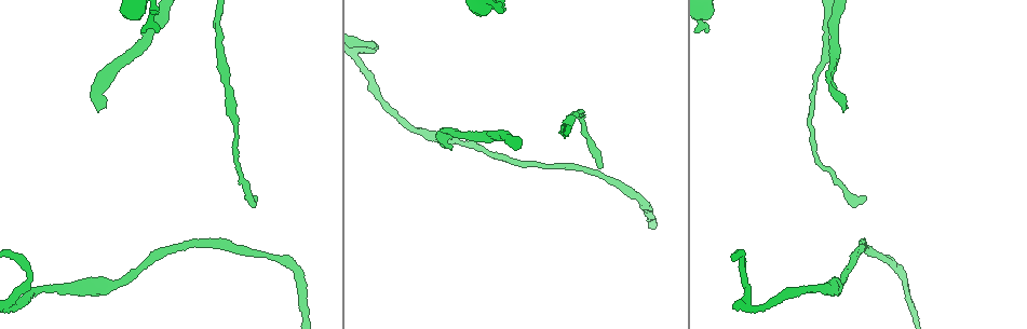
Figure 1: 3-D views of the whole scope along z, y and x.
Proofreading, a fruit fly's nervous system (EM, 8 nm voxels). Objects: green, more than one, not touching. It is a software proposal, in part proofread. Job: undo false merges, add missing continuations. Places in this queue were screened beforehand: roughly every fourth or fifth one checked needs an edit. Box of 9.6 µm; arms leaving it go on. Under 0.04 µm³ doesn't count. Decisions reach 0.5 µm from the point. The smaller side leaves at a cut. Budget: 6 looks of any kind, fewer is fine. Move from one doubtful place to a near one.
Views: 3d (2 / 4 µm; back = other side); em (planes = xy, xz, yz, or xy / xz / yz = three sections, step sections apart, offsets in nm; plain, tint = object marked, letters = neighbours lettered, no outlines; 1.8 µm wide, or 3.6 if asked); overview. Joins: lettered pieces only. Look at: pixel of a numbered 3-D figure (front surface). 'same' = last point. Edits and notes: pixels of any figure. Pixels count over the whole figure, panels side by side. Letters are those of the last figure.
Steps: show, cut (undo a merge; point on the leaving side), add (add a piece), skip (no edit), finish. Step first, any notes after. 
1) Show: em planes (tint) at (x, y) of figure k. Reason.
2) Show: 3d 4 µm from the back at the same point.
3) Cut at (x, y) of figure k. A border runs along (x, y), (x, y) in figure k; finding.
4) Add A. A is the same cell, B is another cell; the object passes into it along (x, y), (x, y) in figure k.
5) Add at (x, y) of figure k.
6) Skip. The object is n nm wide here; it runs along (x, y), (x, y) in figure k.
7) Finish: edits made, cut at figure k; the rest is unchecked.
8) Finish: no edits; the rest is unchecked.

Show: 3d 4 µm from the back at (373, 44) of figure 1. Abrupt turn.

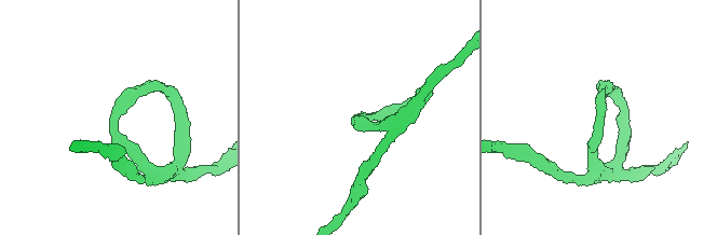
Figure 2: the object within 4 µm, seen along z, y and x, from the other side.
Show: em yz step 4 (tint) at (114, 124) of figure 2. The arms are 180, 190 nm wide; need the tissue.

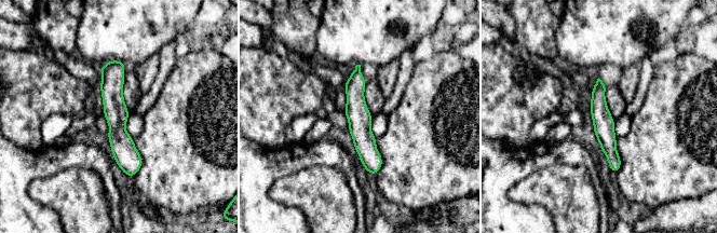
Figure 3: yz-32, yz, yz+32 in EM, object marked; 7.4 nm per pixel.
Show: em xy step 4 (letters) at the same point. Another direction.

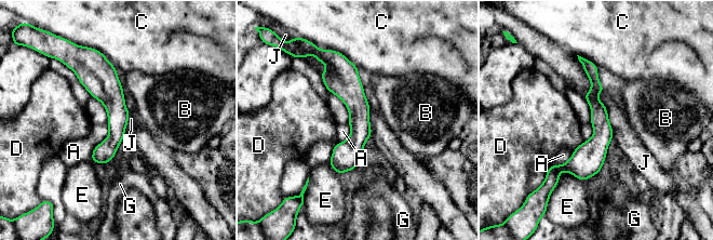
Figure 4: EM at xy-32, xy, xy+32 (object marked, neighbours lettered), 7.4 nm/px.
Skip. The object is 150 nm wide here; A, B, C, D, E, G and J are other cells; continuous, no second cell.

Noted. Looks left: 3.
Show: 3d 2 µm at (99, 109) of figure 1. Branch stops here.

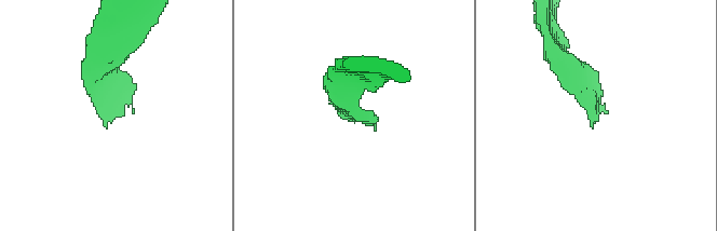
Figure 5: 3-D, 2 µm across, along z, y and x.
Show: em 3.6 µm planes (letters) at (104, 122) of figure 5.

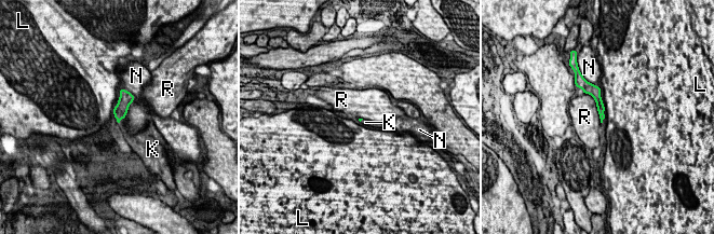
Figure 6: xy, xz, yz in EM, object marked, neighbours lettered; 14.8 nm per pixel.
Add K. K is the same cell, L, N and R are other cells; the cell continues.

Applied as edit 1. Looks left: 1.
Finish: edits made, add at figure 6; the rest is unchecked.

